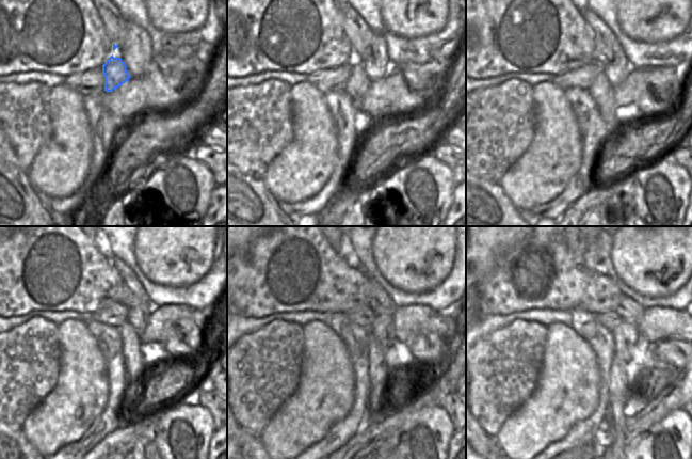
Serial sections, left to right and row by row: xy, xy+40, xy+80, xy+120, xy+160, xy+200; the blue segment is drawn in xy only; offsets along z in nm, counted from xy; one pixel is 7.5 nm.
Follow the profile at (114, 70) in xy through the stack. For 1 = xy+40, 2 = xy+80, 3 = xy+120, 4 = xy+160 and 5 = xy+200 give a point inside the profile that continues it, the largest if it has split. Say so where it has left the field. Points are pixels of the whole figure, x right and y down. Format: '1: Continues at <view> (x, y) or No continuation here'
1: Continues at xy+40 (358, 82)
2: Continues at xy+80 (600, 90)
3: Continues at xy+120 (138, 372)
4: Continues at xy+160 (380, 398)
5: Continues at xy+200 (617, 382).

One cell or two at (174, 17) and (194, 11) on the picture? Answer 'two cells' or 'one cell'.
one cell

